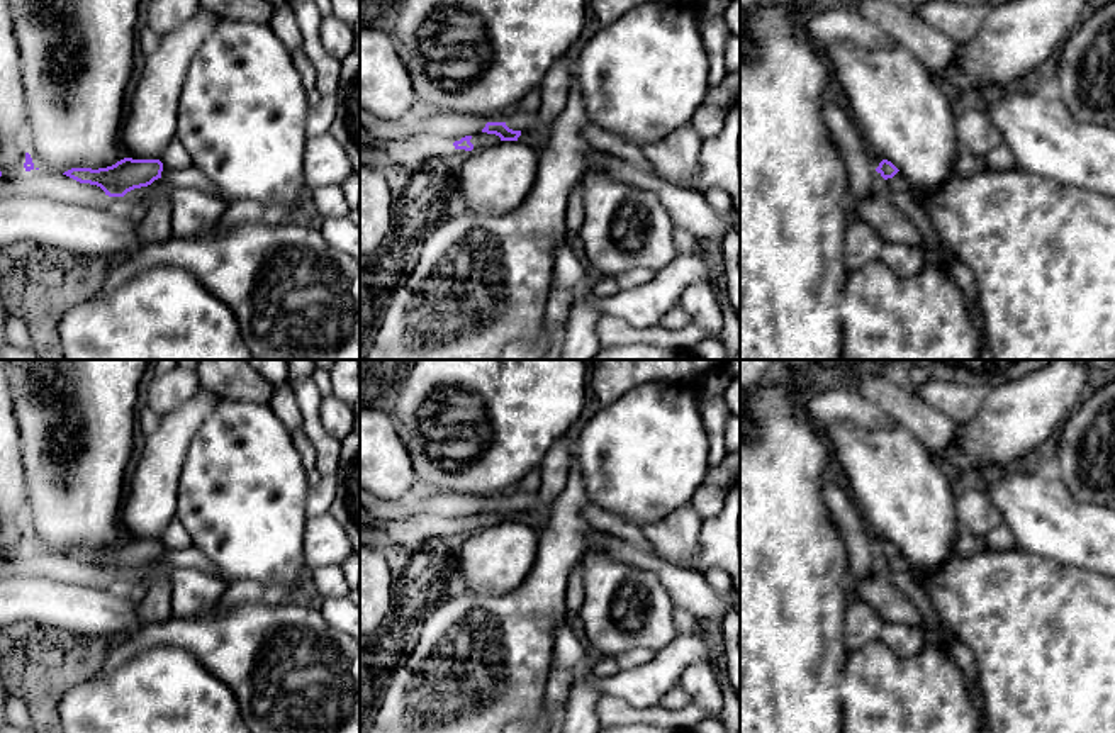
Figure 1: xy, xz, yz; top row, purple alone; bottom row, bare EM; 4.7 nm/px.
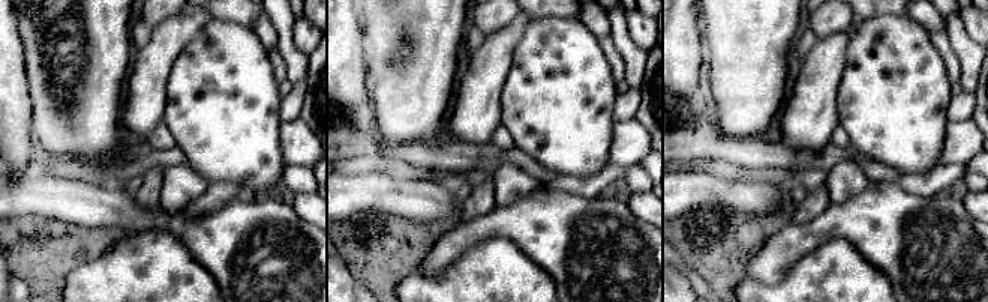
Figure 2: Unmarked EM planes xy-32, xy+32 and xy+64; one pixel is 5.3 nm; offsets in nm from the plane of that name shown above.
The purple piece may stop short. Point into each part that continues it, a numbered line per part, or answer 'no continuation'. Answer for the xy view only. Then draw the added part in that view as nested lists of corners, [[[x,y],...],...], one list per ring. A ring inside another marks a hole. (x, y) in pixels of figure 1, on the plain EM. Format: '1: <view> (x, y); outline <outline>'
1: xy (162, 564); outline [[[163,545],[161,557],[153,562],[158,567],[158,572],[173,568],[173,565],[168,562],[168,553],[170,553],[170,550]]]

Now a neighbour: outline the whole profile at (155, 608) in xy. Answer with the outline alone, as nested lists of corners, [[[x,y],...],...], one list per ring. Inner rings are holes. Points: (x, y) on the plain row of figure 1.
[[[170,570],[158,572],[144,599],[137,604],[137,616],[143,626],[165,623],[171,613],[171,575]]]

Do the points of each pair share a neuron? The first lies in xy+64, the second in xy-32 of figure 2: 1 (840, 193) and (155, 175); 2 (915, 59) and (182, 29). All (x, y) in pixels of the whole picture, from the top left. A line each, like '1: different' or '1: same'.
1: different
2: different

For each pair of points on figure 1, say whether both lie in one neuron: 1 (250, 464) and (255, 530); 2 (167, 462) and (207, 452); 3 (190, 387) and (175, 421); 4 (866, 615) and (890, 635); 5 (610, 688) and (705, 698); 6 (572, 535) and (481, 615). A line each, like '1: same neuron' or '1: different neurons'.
1: same neuron
2: different neurons
3: different neurons
4: different neurons
5: different neurons
6: same neuron

